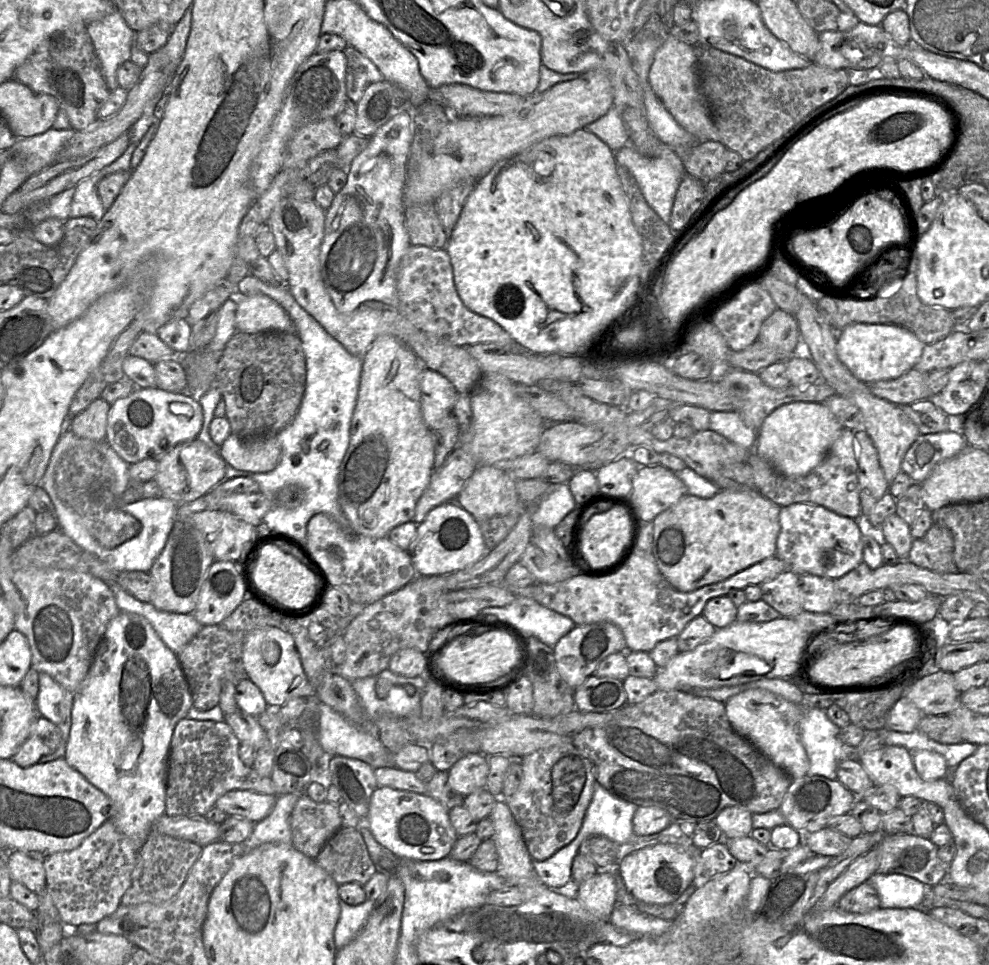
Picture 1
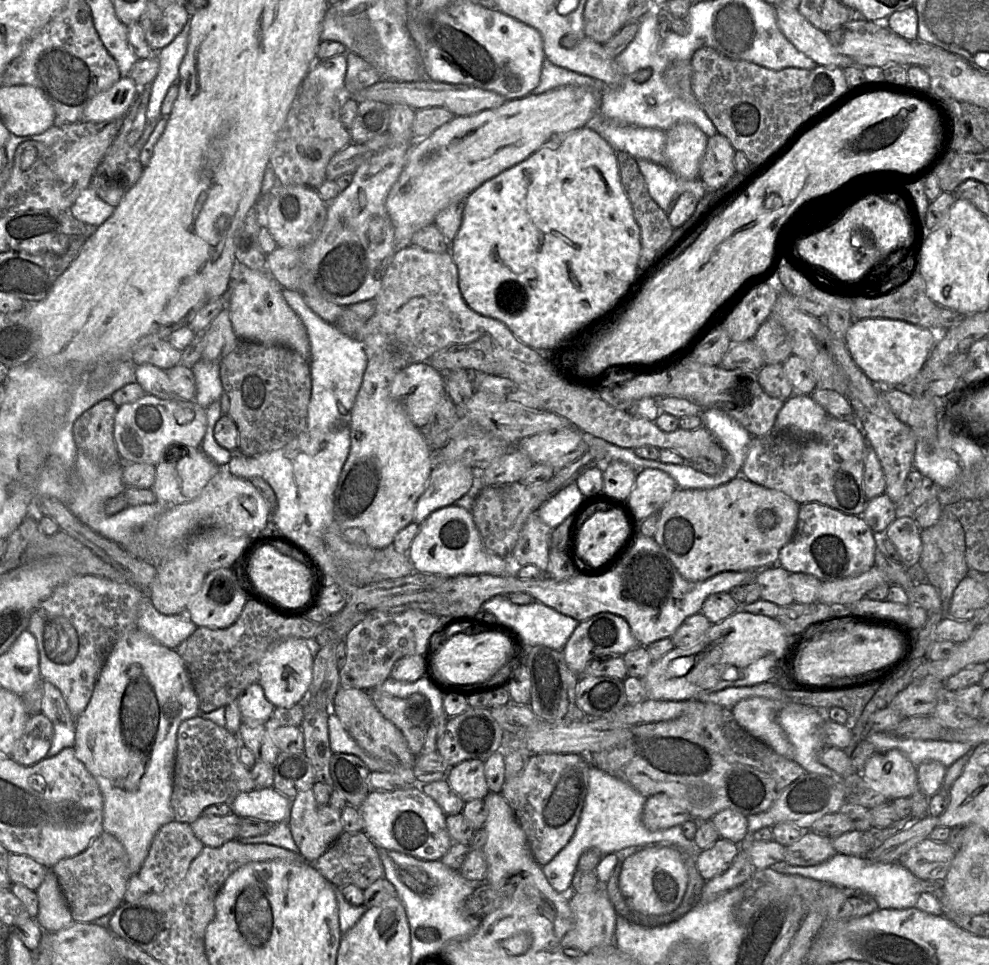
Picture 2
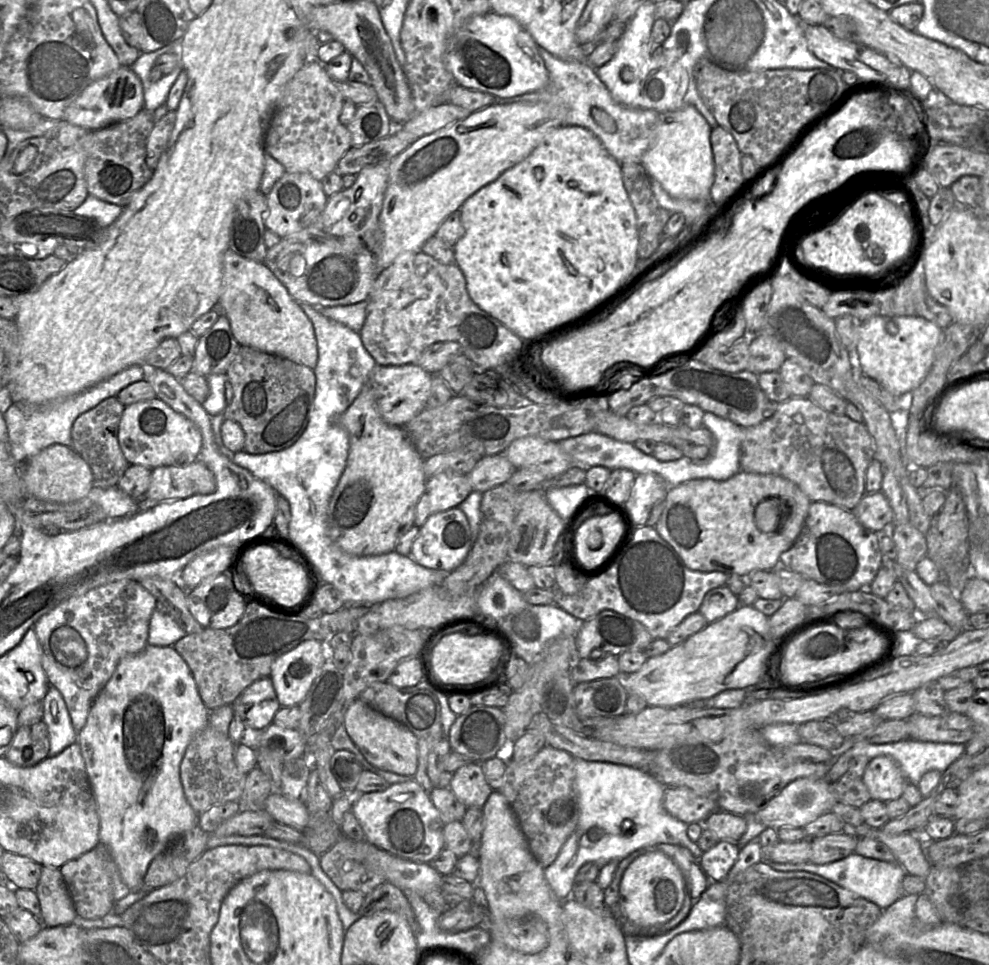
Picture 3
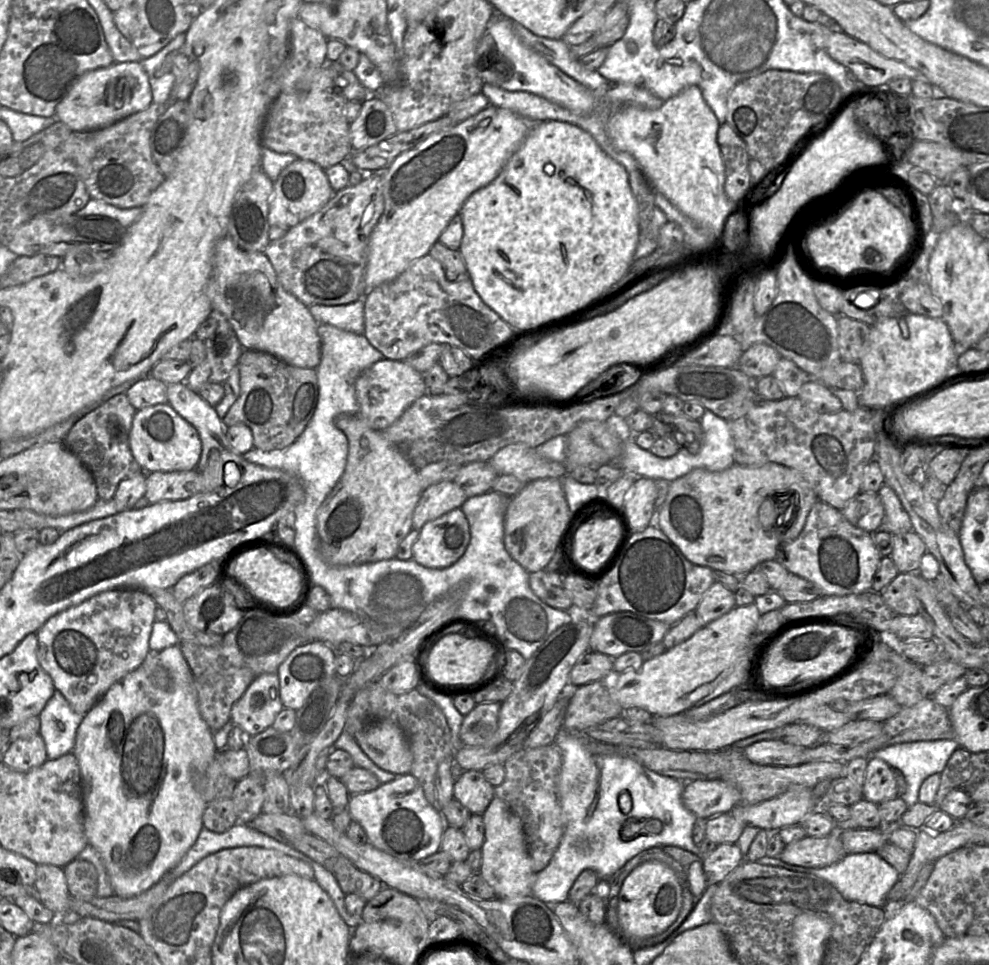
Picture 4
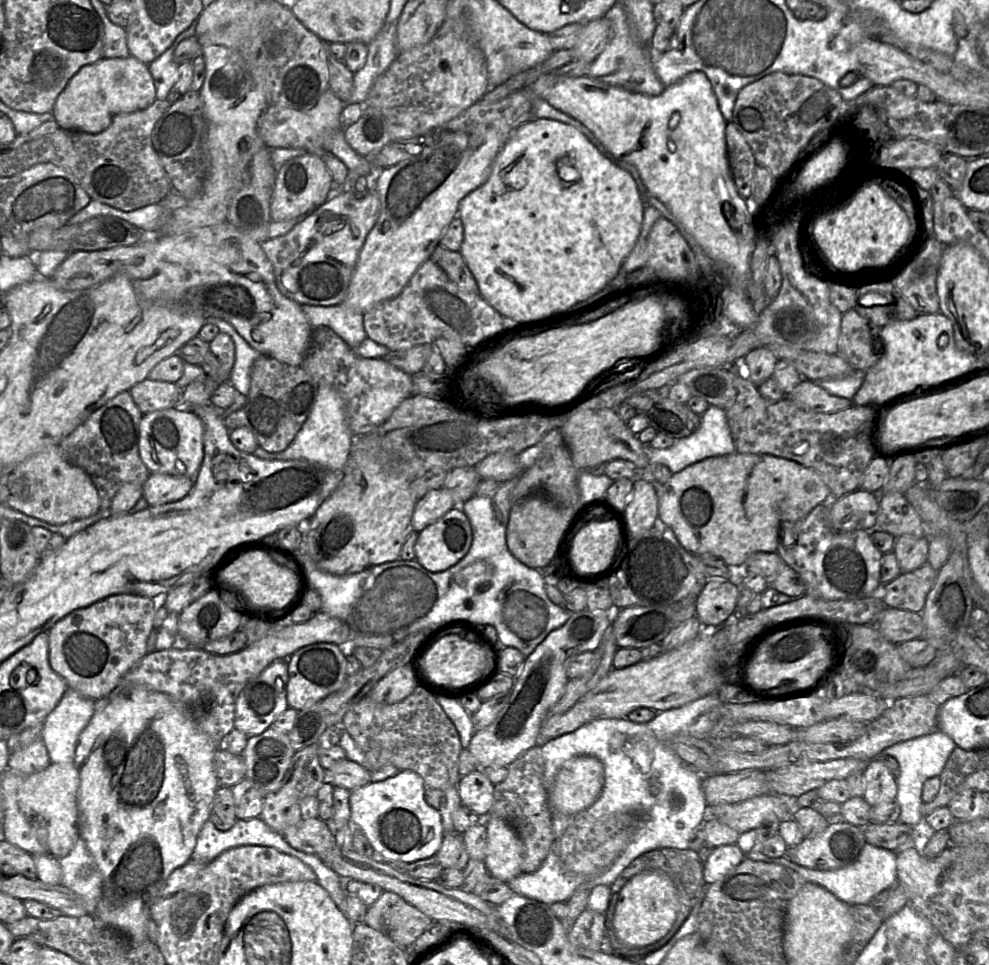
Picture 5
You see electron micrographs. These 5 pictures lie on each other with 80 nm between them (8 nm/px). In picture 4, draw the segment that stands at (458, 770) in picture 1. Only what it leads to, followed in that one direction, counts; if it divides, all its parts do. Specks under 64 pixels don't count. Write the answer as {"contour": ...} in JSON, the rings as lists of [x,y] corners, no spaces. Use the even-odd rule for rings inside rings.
{"contour":[[[466,770],[455,780],[453,797],[471,814],[482,815],[494,798],[494,787],[479,770]]]}

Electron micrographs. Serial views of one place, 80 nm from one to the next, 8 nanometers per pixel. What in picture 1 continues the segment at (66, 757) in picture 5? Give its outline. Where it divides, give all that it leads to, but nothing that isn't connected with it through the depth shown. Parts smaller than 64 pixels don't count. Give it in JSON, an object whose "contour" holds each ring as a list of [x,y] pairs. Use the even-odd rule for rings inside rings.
{"contour":[[[39,673],[39,692],[35,700],[39,715],[54,723],[61,732],[61,743],[57,749],[39,760],[54,761],[66,752],[72,721],[73,692],[57,683],[49,674]]]}

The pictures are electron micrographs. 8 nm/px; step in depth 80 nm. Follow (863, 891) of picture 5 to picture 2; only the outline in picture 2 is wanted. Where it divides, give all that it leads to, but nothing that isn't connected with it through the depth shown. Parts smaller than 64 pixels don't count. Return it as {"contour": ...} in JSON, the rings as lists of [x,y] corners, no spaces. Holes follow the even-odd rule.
{"contour":[[[836,853],[828,860],[813,866],[793,866],[779,862],[770,867],[785,875],[803,875],[838,887],[859,889],[871,895],[879,909],[905,909],[916,907],[920,892],[919,879],[899,862],[879,863],[865,857]]]}

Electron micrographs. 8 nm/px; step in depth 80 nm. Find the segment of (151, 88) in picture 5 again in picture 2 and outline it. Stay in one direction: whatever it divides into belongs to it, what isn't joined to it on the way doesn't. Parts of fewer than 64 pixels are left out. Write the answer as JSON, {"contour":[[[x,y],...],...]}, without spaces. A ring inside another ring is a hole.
{"contour":[[[128,76],[120,79],[108,90],[93,97],[83,112],[83,121],[108,122],[122,119],[139,93],[139,87]]]}

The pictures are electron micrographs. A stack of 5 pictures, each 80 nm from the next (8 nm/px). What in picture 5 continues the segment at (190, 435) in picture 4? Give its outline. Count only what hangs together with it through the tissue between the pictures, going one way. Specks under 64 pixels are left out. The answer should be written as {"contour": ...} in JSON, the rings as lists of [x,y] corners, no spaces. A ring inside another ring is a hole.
{"contour":[[[187,408],[153,411],[142,417],[138,446],[140,457],[151,473],[195,478],[204,458],[204,424]]]}

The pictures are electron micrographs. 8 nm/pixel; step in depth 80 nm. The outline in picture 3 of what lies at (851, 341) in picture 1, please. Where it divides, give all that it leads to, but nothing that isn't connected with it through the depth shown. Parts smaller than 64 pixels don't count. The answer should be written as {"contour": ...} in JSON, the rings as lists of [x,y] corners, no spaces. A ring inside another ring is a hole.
{"contour":[[[876,315],[861,321],[860,334],[853,357],[855,364],[866,376],[895,396],[908,396],[928,374],[934,359],[935,350],[941,341],[943,329],[919,316]]]}

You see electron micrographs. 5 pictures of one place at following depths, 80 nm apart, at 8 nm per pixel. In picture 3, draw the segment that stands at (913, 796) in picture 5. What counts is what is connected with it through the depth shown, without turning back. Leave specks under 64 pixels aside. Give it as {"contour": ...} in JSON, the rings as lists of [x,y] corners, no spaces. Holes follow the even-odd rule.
{"contour":[[[905,739],[897,742],[873,744],[866,741],[854,741],[851,749],[851,759],[856,755],[865,755],[869,759],[877,756],[892,758],[901,768],[905,778],[914,786],[918,786],[921,777],[928,771],[937,770],[943,773],[955,760],[966,751],[965,745],[957,743],[936,743]]]}

